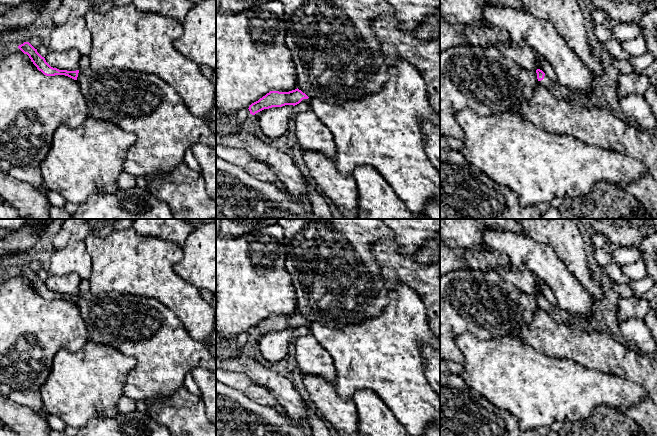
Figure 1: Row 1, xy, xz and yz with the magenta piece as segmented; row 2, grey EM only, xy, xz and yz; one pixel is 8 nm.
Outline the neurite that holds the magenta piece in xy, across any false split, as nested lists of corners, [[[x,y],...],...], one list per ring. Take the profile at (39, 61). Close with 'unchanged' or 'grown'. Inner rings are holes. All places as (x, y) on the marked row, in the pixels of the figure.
[[[24,42],[19,45],[18,48],[29,56],[33,64],[37,67],[39,71],[41,71],[46,76],[55,76],[55,75],[65,75],[74,80],[77,80],[79,70],[76,71],[67,71],[67,70],[59,70],[57,68],[51,67],[29,42]]]; unchanged

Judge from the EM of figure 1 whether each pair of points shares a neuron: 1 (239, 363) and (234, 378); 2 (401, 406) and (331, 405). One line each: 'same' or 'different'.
1: different
2: different

